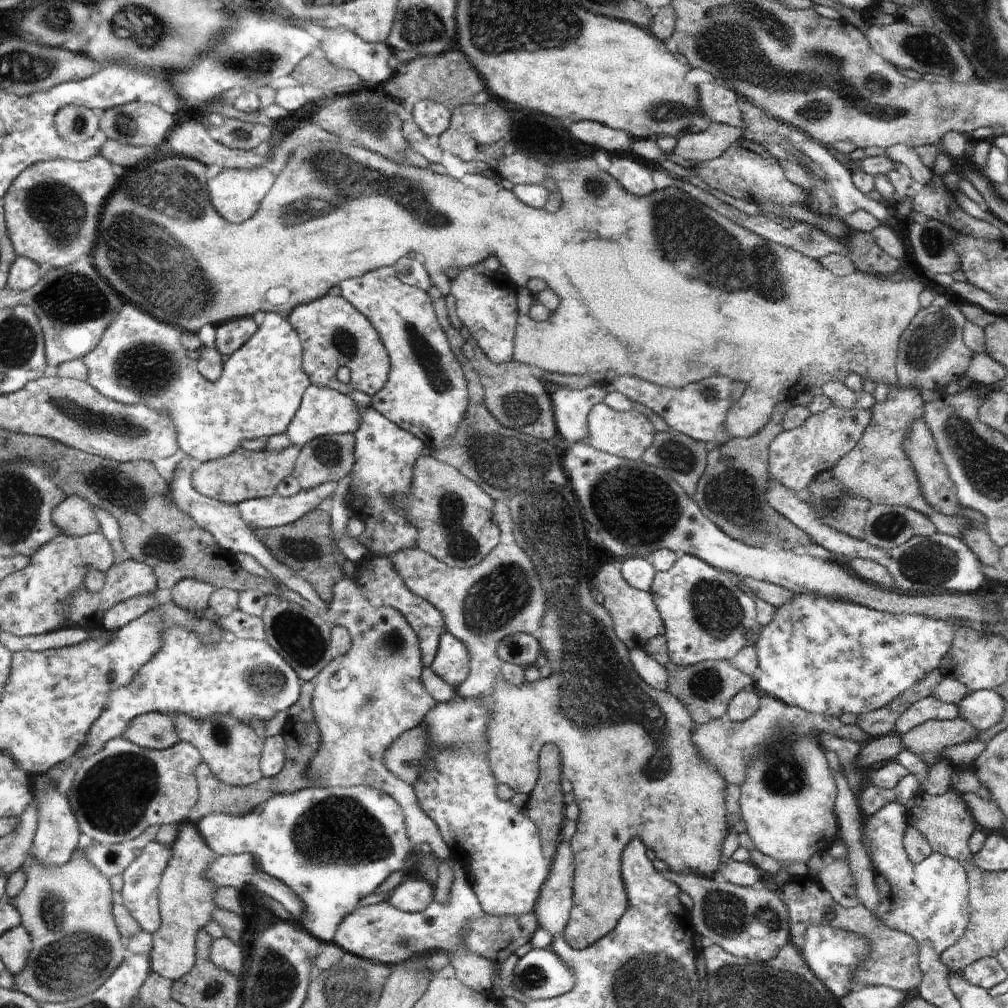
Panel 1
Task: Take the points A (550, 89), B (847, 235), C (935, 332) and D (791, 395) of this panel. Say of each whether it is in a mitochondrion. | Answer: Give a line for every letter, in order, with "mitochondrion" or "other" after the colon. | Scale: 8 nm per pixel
A: other
B: other
C: mitochondrion
D: other

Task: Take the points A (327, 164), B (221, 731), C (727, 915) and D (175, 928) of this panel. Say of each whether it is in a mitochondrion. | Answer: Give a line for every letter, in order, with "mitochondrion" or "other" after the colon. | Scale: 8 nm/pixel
A: mitochondrion
B: mitochondrion
C: mitochondrion
D: other

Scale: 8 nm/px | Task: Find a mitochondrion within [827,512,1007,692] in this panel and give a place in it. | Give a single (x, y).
(930, 563)

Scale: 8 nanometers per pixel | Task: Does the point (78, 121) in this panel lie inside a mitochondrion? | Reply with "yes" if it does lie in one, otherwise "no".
yes

